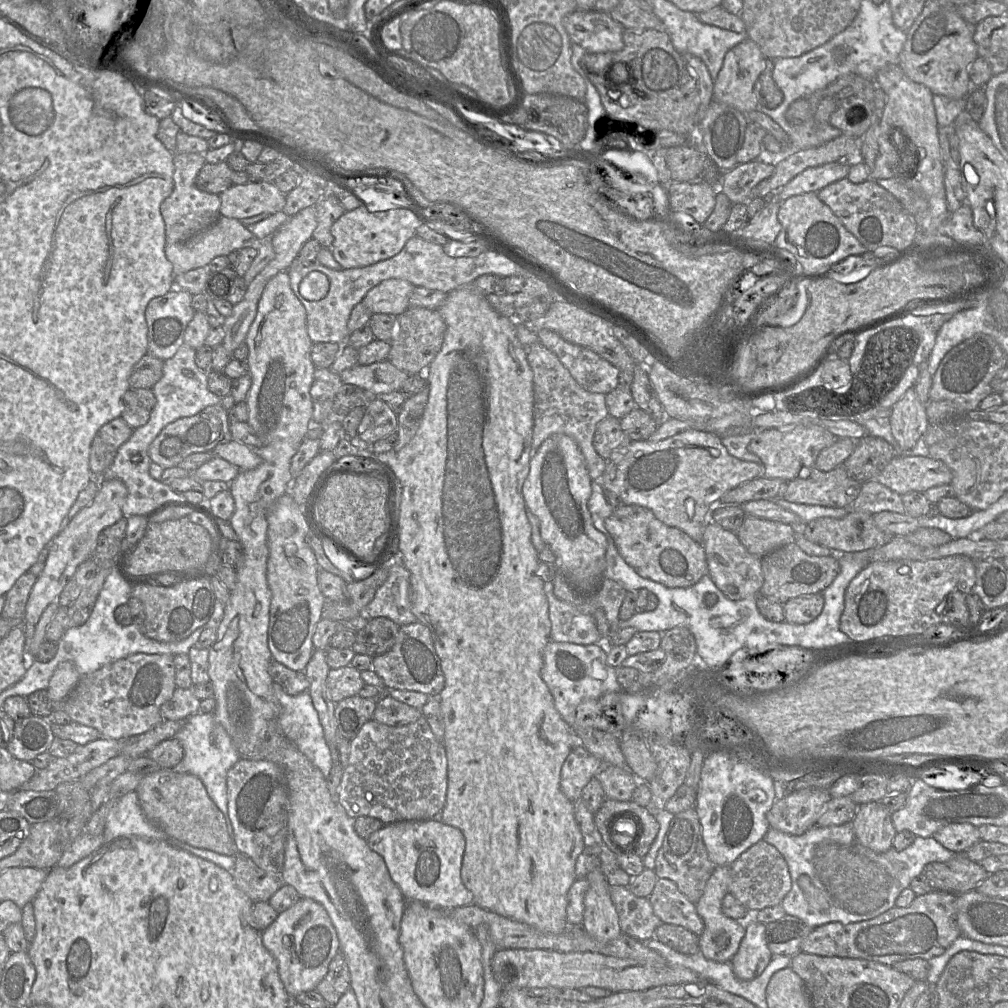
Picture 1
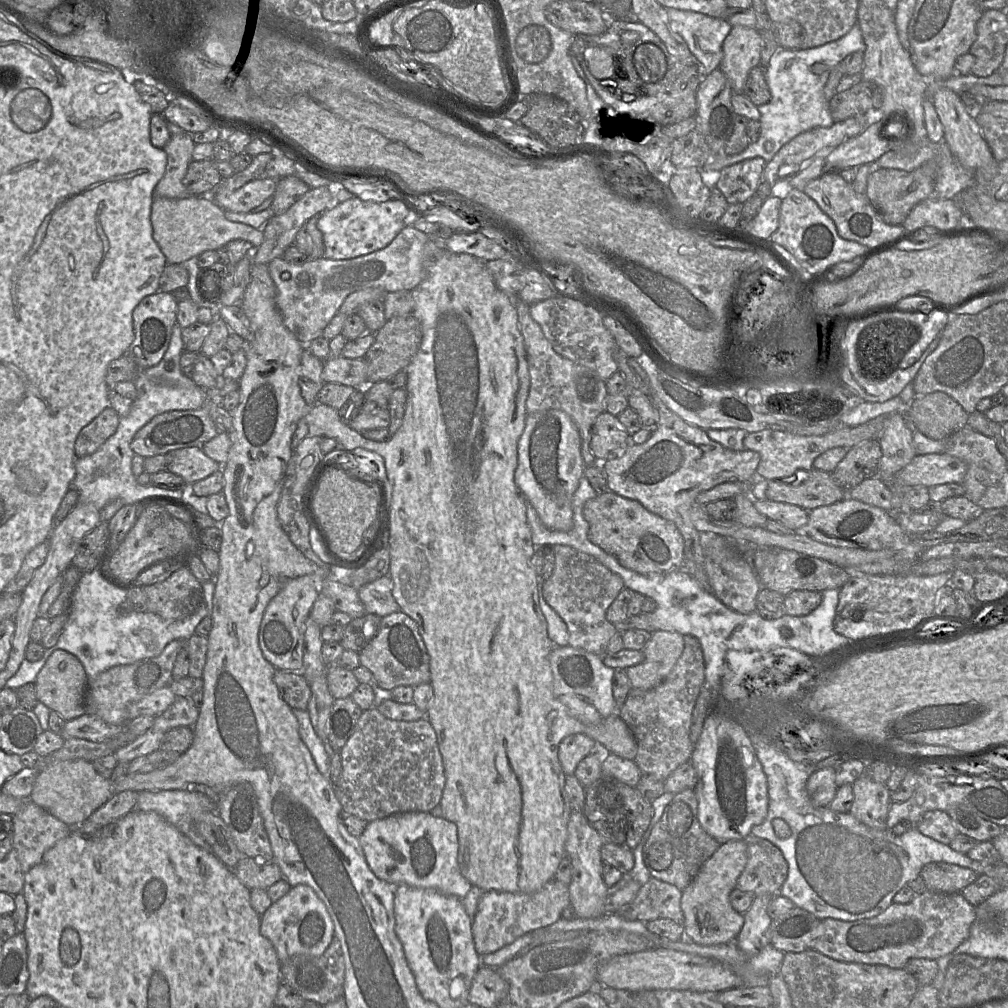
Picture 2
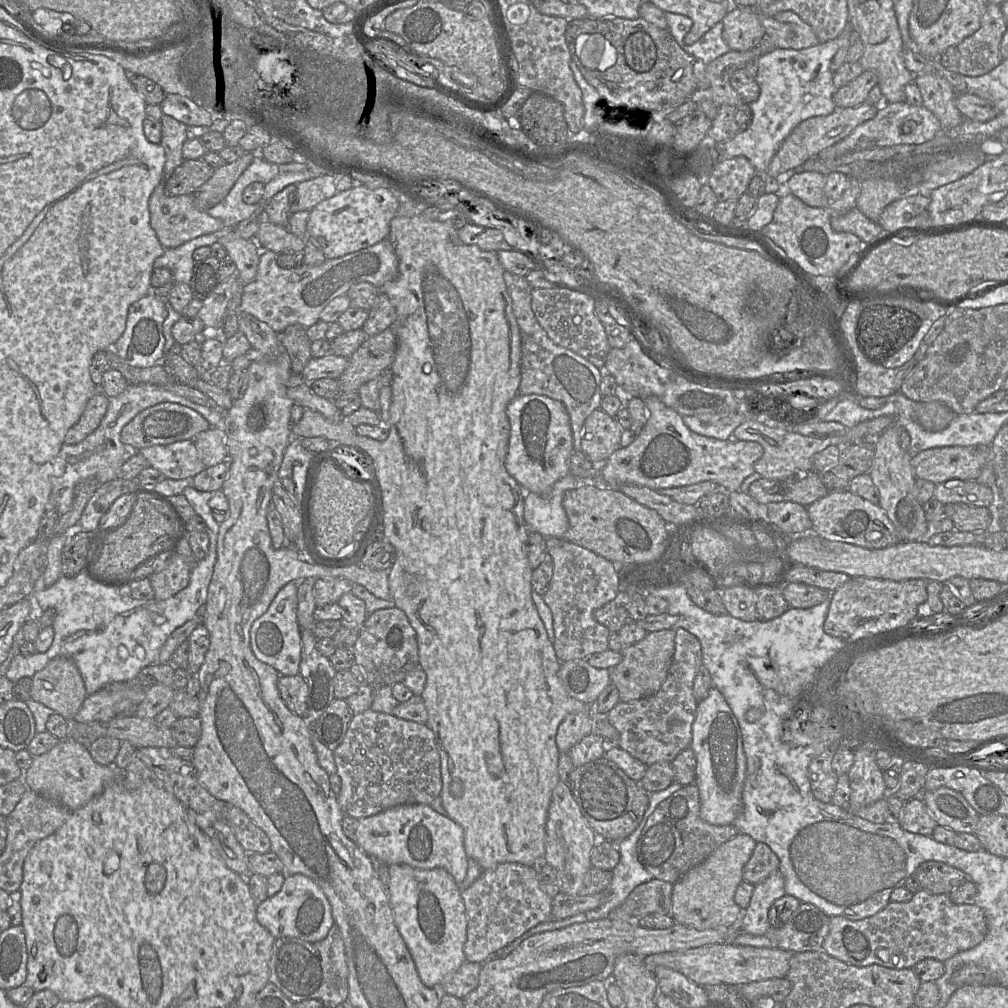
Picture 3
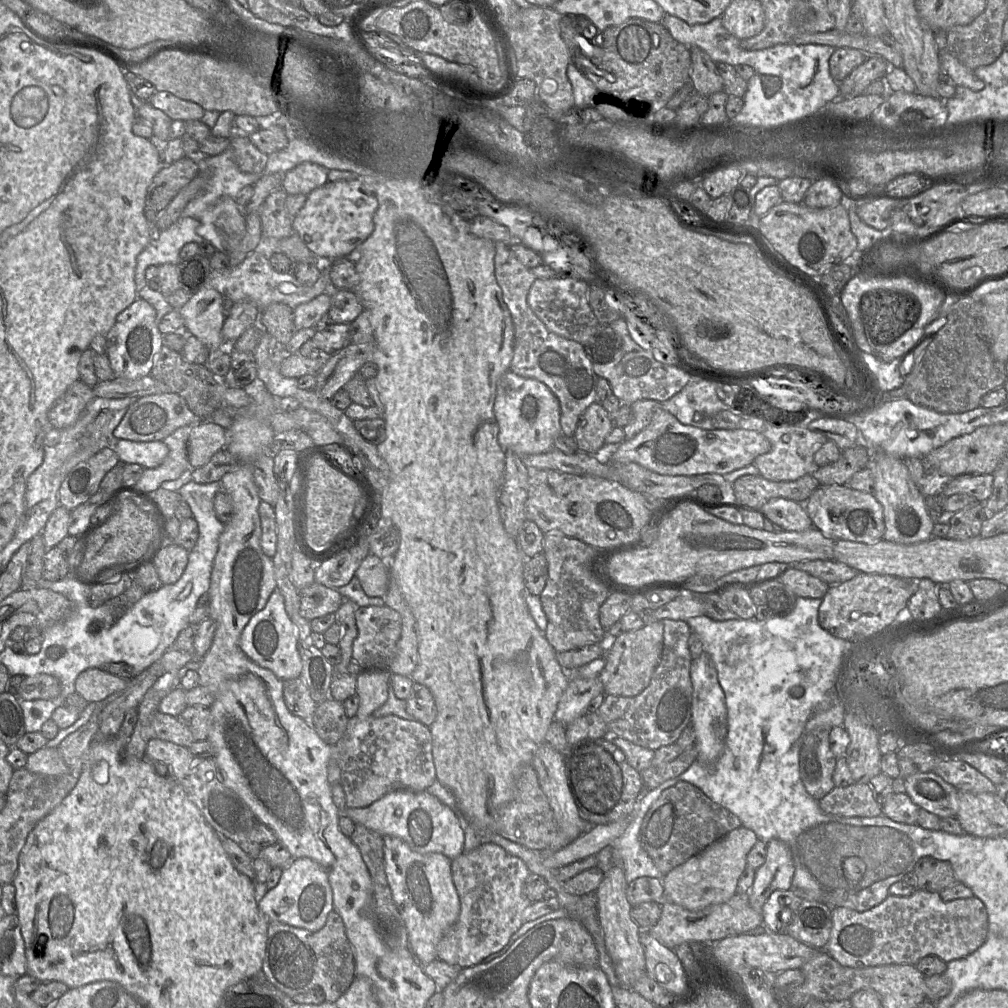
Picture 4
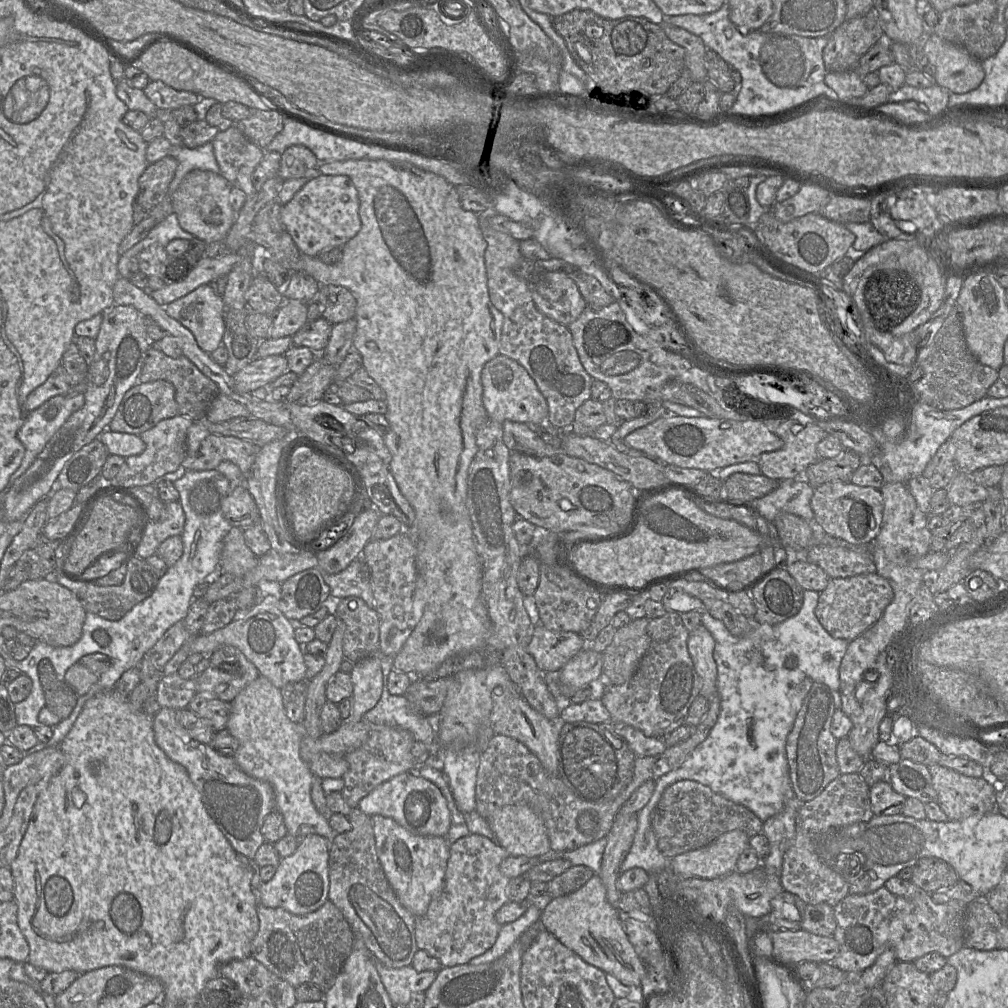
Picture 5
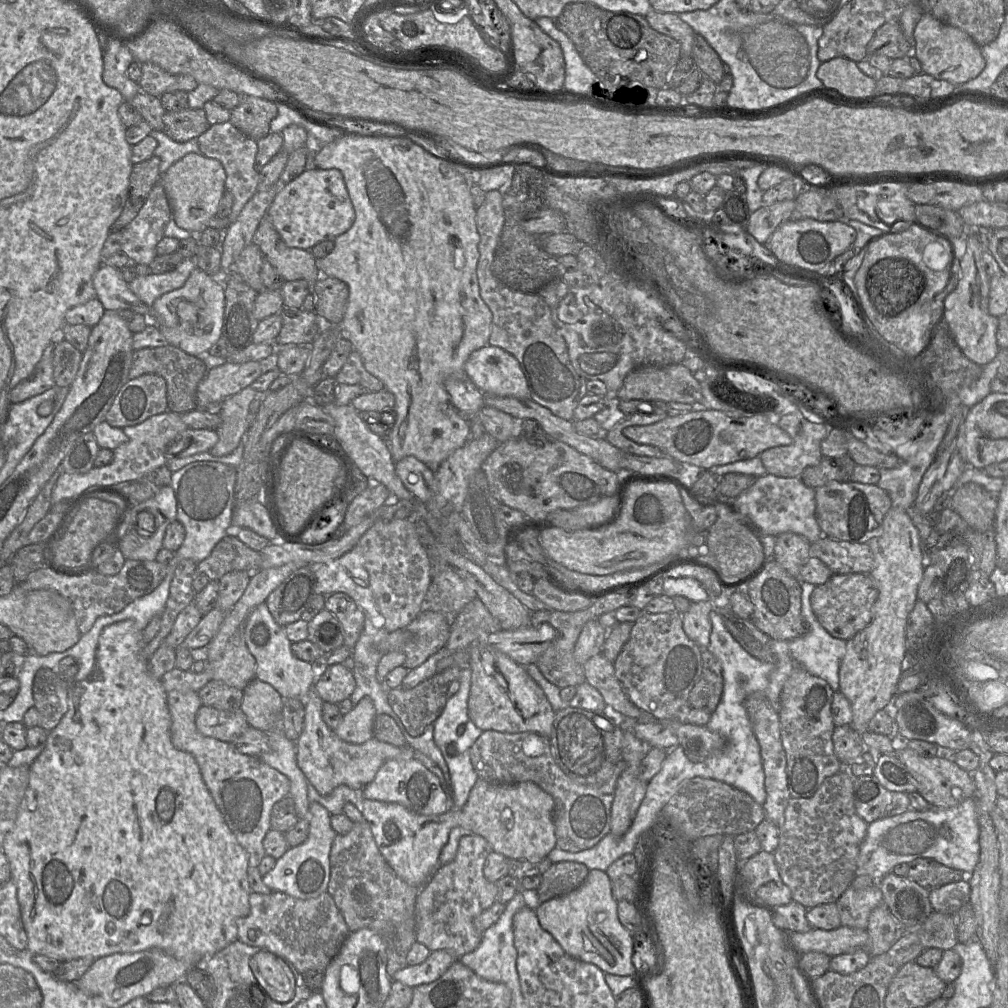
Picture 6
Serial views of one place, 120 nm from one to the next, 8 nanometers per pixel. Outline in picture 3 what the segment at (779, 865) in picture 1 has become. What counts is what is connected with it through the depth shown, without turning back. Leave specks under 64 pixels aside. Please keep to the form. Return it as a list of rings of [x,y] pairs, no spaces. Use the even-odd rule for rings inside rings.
[[[757,842],[742,871],[742,880],[753,885],[779,870],[780,860],[768,845]]]

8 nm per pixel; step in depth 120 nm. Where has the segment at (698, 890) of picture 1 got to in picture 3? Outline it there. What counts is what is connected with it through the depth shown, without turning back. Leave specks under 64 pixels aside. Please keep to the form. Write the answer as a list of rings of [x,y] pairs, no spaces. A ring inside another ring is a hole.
[[[693,783],[682,786],[663,800],[649,816],[637,842],[637,856],[654,879],[674,884],[738,833],[733,824],[718,826],[702,820],[699,790]]]

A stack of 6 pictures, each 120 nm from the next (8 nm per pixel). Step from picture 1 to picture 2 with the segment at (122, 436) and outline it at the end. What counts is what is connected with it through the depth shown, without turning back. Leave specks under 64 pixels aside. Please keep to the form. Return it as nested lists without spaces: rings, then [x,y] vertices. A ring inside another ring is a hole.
[[[108,406],[79,432],[74,446],[77,458],[96,452],[117,430],[120,417]]]

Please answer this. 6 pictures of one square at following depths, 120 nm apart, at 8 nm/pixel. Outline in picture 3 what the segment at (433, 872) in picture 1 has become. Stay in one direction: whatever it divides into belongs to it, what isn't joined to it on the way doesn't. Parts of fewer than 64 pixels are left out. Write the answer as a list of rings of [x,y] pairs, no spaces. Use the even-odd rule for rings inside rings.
[[[408,804],[358,819],[356,844],[370,858],[388,866],[405,864],[418,869],[445,869],[460,885],[467,875],[468,857],[462,827],[427,804]]]

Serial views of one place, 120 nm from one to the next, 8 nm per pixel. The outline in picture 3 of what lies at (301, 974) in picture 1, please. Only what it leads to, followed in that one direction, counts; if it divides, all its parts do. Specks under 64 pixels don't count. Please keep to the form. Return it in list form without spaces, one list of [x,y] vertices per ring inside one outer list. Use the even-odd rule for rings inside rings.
[[[303,874],[287,876],[274,896],[258,904],[256,918],[274,938],[291,937],[307,942],[323,940],[335,923],[326,895],[311,878]]]

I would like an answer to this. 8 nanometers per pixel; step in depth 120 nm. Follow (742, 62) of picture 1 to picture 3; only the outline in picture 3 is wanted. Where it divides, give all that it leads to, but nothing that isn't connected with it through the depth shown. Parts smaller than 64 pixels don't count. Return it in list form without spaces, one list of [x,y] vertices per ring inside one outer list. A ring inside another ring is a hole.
[[[737,7],[726,14],[722,23],[722,37],[730,50],[749,50],[765,36],[755,7]]]

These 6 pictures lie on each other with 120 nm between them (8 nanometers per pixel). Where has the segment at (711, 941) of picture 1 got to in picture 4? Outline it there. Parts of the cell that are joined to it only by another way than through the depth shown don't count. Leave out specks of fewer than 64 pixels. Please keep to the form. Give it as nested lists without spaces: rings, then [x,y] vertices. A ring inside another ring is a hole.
[[[741,826],[732,830],[664,875],[662,883],[665,898],[688,910],[701,910],[727,902],[736,894],[738,881],[747,866],[747,855],[757,841],[757,835],[748,828]]]

